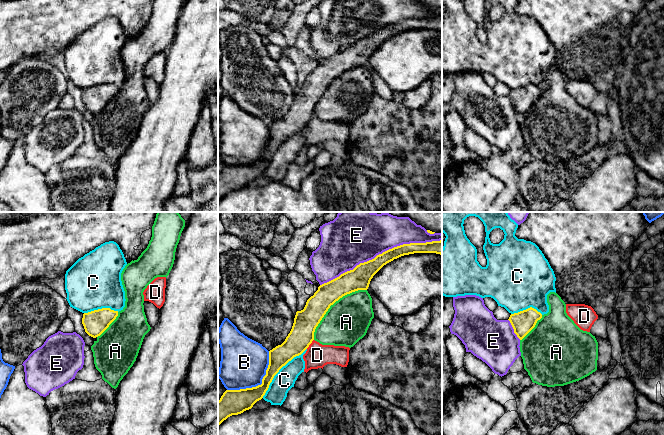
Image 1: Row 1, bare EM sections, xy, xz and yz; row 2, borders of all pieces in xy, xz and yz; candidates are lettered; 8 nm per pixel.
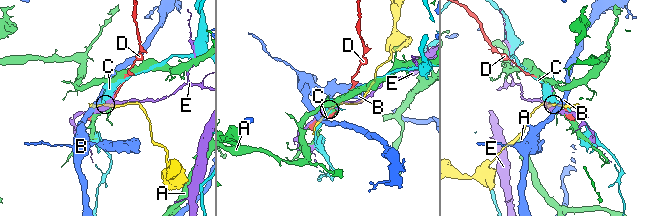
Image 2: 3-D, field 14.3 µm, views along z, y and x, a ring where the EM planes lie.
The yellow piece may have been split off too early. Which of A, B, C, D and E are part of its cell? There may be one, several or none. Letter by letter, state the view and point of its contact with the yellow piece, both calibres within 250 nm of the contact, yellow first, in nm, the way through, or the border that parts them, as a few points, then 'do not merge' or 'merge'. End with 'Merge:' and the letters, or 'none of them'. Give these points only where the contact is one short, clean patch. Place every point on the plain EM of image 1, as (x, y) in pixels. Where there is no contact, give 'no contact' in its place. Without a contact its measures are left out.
A: contact xz (331, 80); calibres 190 and 360 nm; do not merge
B: contact xz (261, 160); calibres 190 and 380 nm; do not merge
C: contact xz (279, 145); calibres 180 and 170 nm; do not merge
D: contact xz (310, 119); calibres 190 and 190 nm; do not merge
E: contact xz (380, 30); calibres 170 and 340 nm; do not merge
Merge: none of them

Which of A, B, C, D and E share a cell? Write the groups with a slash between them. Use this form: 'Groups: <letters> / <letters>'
Groups: A / B / C / D / E

